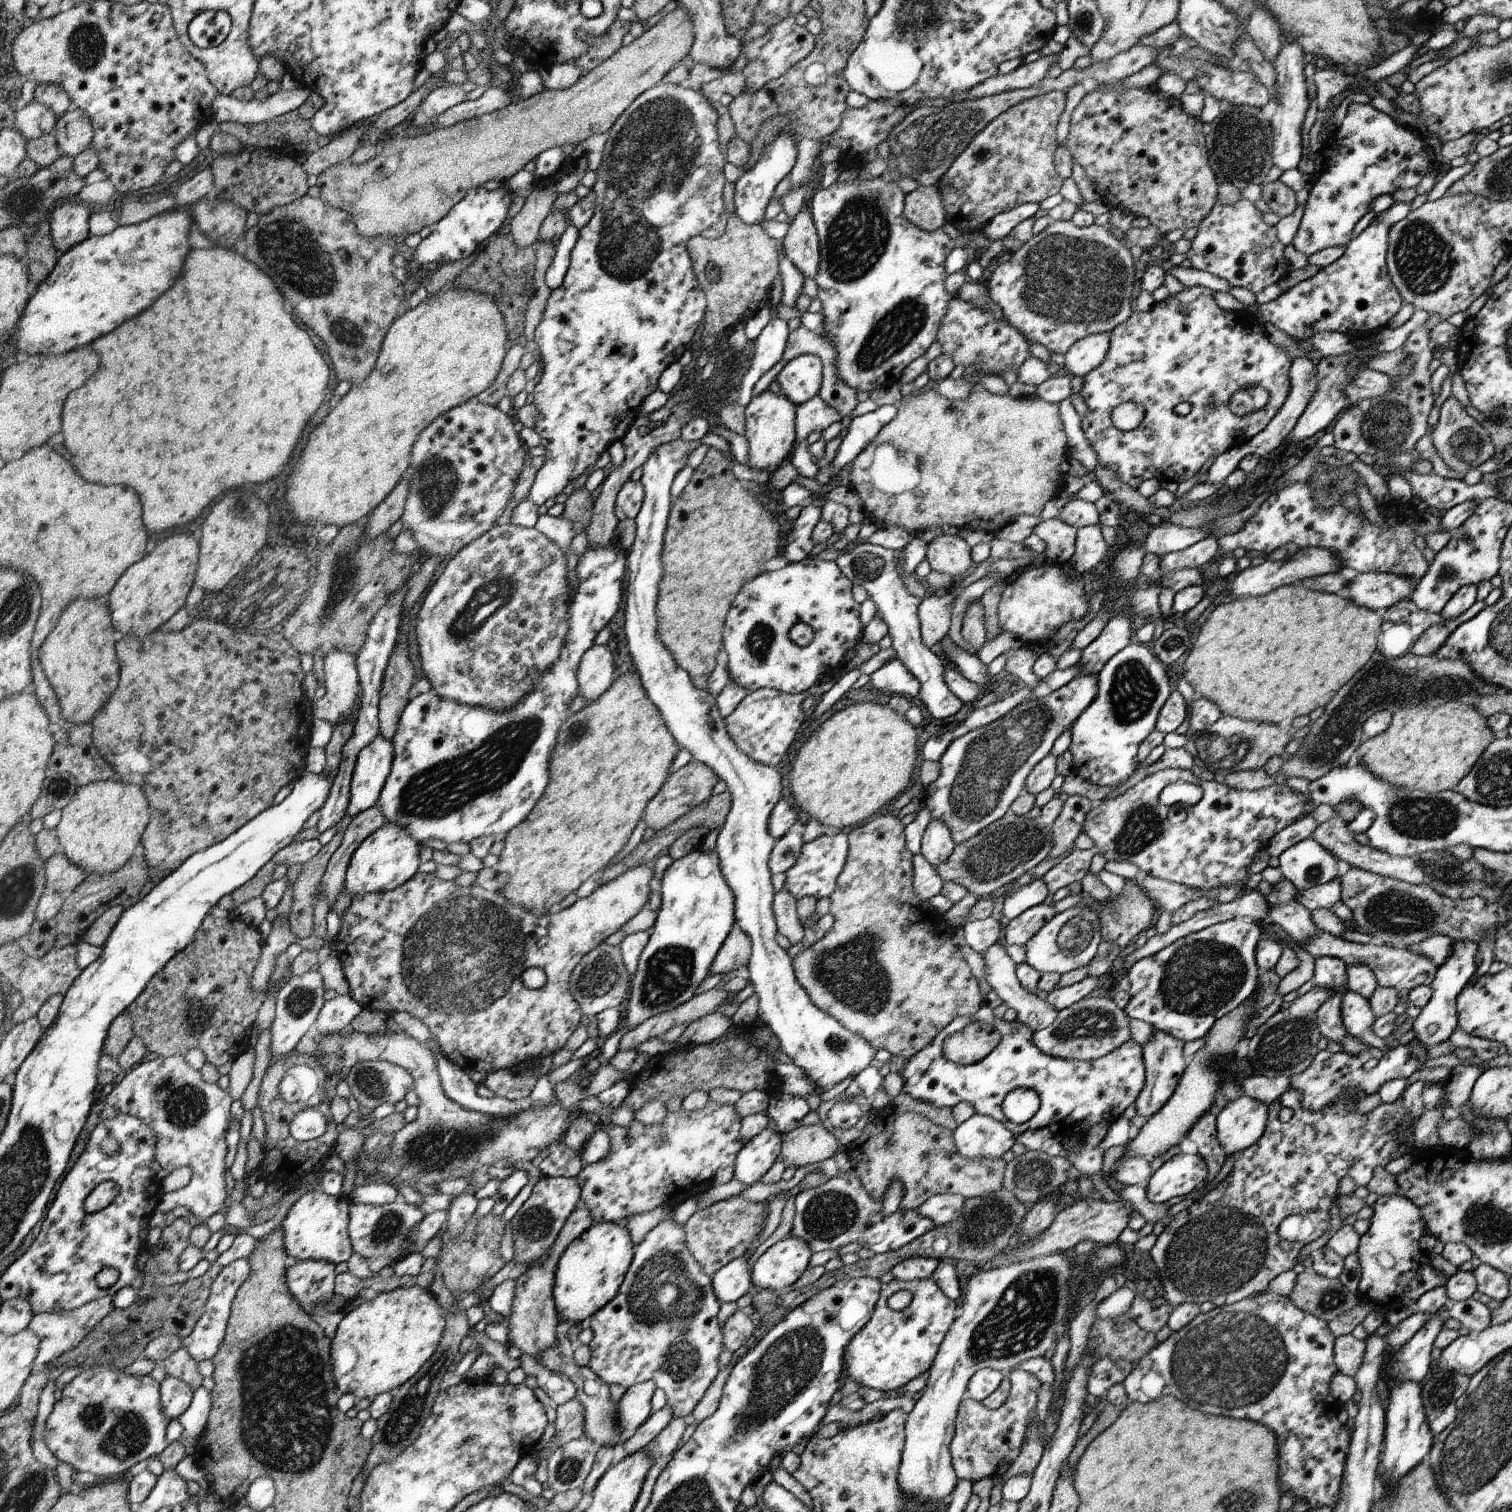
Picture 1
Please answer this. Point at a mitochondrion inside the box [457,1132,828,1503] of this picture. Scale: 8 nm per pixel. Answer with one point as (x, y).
(664, 1295)

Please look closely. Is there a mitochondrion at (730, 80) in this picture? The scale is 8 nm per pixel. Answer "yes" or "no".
no

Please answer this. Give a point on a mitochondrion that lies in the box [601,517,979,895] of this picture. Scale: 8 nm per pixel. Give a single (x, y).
(865, 566)

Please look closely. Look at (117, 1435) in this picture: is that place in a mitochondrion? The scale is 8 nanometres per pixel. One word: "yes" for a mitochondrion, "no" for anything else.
yes

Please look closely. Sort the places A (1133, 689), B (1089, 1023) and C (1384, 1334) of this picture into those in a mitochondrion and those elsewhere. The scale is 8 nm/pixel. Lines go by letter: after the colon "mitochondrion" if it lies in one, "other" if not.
A: mitochondrion
B: mitochondrion
C: other

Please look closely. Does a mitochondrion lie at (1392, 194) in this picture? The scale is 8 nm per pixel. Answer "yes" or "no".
no

